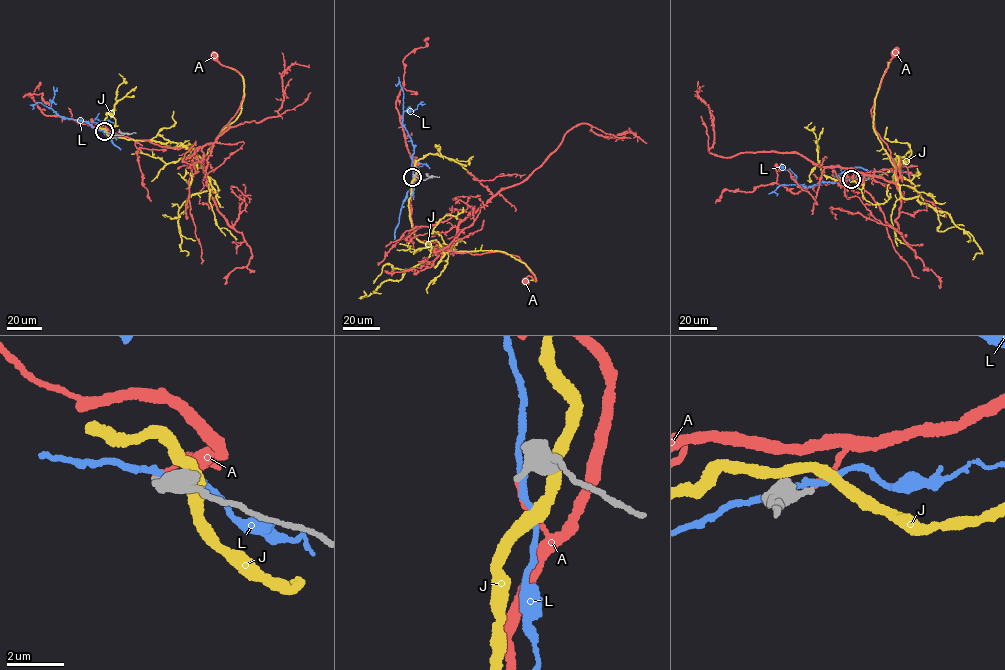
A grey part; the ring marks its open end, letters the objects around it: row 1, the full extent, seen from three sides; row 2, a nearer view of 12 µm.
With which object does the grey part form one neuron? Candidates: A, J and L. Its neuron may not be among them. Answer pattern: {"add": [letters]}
{"add": ["A"]}

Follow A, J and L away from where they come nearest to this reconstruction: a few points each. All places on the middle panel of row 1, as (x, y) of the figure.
A: (412, 177), (414, 236), (444, 244), (452, 255), (518, 256), (536, 281), (524, 280)
J: (414, 176), (408, 203), (414, 236), (433, 250), (454, 251), (436, 266), (417, 265), (361, 298), (363, 290)
L: (412, 177), (413, 145), (402, 124), (403, 93), (399, 83), (395, 84)

